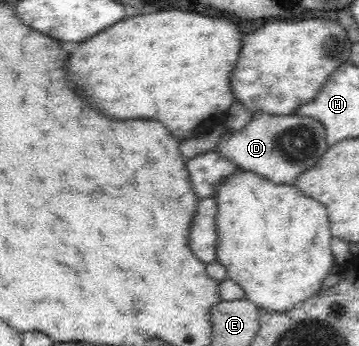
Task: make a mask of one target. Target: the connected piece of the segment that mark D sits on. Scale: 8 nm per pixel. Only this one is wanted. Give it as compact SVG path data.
M255 114L239 131L226 134L214 148L216 153L229 159L243 171L252 172L276 185L295 185L301 173L311 169L327 151L326 129L314 117L272 116Z

